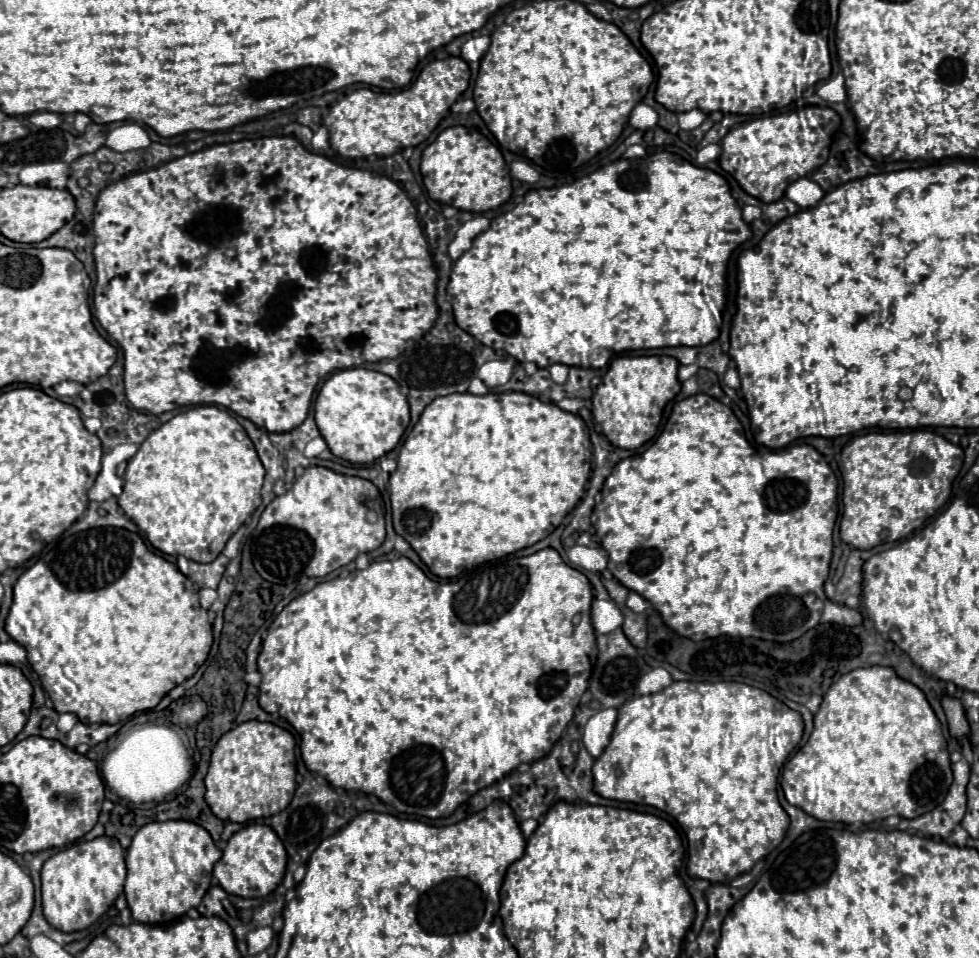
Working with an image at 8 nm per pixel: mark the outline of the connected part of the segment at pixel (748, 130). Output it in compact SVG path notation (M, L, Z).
M806 106L802 110L786 110L774 116L754 118L732 128L720 142L720 166L736 178L736 182L762 202L776 202L784 196L790 182L810 176L828 158L828 146L840 126L838 114L828 106Z

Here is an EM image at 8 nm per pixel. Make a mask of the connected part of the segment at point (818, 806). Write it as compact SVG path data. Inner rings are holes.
M870 666L870 668L856 668L852 672L842 674L826 692L820 710L814 716L814 730L808 738L808 742L786 762L784 772L782 772L782 790L786 794L786 800L792 806L802 808L806 814L818 818L818 820L828 820L828 822L846 822L852 826L860 824L870 824L878 818L888 818L888 816L902 816L902 818L916 818L918 814L926 814L926 810L934 810L938 802L946 796L946 790L950 788L952 782L952 770L950 770L950 756L948 756L948 744L942 734L942 726L938 718L934 716L932 708L926 704L924 694L912 684L894 672L894 668L888 666Z

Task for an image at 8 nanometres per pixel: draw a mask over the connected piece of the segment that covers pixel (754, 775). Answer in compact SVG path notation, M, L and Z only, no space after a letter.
M674 682L662 692L654 692L648 696L638 696L634 700L628 700L620 706L618 722L612 732L612 740L602 752L602 756L594 762L594 792L620 802L636 802L636 804L648 804L662 812L668 812L686 832L690 852L688 852L688 874L694 878L704 878L712 884L730 884L736 876L748 872L760 858L764 858L772 848L776 848L782 838L786 836L786 830L790 826L788 814L782 810L776 794L778 786L778 770L788 760L790 752L798 746L802 740L802 716L794 710L790 710L786 704L782 704L778 698L770 696L768 692L760 688L752 688L742 682Z

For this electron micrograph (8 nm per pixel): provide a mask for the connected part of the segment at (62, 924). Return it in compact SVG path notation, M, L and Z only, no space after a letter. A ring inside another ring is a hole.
M98 836L94 840L76 842L52 854L42 866L42 910L46 920L62 930L74 932L94 924L122 894L126 882L124 848L116 838Z

